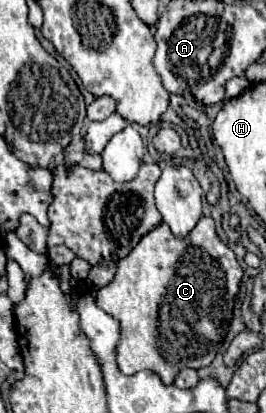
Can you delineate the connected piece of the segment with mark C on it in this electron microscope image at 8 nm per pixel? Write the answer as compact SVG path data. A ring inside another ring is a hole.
M200 217L190 235L182 239L174 237L164 221L154 227L154 231L148 231L130 251L130 255L118 259L118 271L112 283L96 291L98 307L116 317L122 327L120 345L116 349L120 371L124 375L134 375L148 369L158 373L162 383L170 385L174 383L174 377L182 367L200 369L204 365L210 365L228 333L242 275L244 271L238 265L234 251L218 237L212 217ZM160 311L172 311L172 321L162 323Z

